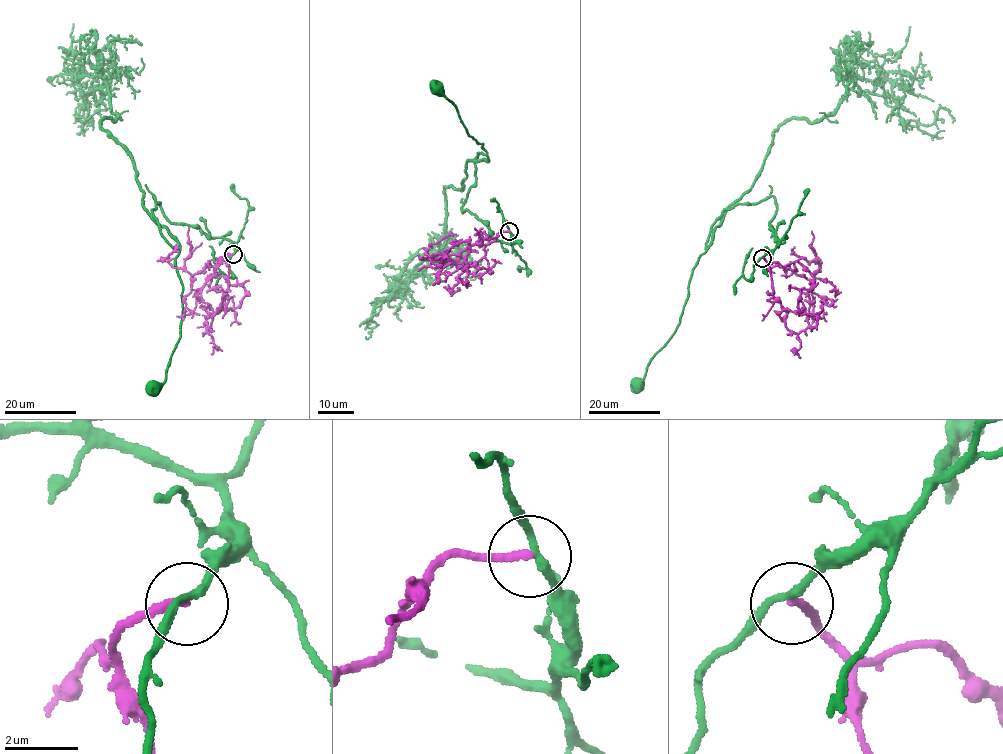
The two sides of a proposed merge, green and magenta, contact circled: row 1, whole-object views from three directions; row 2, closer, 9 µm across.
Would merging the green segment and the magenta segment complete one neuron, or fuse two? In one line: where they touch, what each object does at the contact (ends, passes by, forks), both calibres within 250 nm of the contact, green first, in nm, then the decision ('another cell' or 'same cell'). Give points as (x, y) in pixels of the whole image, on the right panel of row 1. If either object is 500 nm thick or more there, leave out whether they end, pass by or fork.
at (762, 258); green passes by; magenta ends there; 200 nm thick on the green side, 200 nm on the other; another cell

